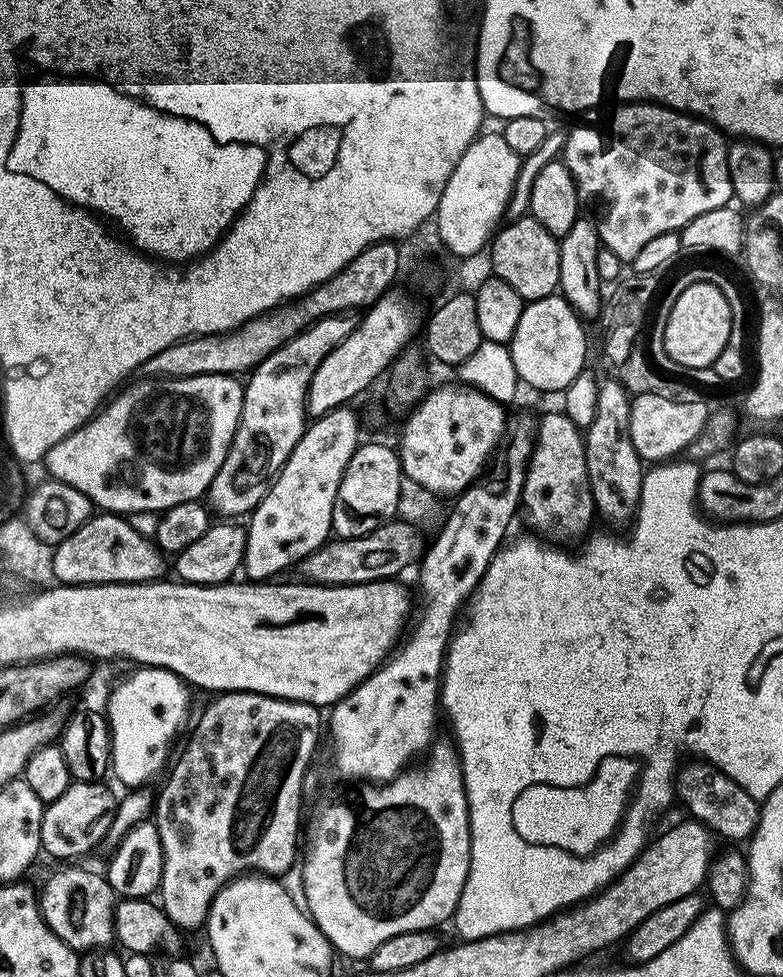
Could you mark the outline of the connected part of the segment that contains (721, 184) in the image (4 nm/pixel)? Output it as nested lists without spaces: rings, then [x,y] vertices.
[[[624,102],[613,108],[616,108],[613,112],[601,111],[599,113],[601,116],[597,120],[588,120],[585,124],[578,125],[577,128],[567,129],[562,159],[576,183],[581,209],[587,213],[592,225],[596,227],[601,245],[609,248],[614,254],[618,254],[621,262],[630,262],[638,254],[638,250],[642,250],[642,246],[650,242],[650,238],[658,238],[658,234],[667,232],[679,232],[691,220],[698,218],[698,214],[706,214],[706,210],[718,210],[733,199],[728,173],[728,144],[725,133],[721,132],[715,124],[709,124],[708,121],[701,120],[699,116],[690,116],[686,112],[675,112],[674,109],[665,108],[662,104]]]

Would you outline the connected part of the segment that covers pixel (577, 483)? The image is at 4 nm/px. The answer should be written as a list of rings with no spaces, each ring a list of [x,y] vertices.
[[[563,411],[548,412],[541,424],[539,421],[538,439],[532,449],[532,457],[528,460],[527,470],[528,476],[524,480],[522,497],[522,520],[524,516],[525,522],[533,528],[531,531],[544,538],[580,535],[583,537],[589,531],[587,528],[591,526],[592,518],[594,520],[597,515],[594,494],[590,486],[590,474],[586,474],[586,450],[581,429],[577,428],[574,422],[570,422],[570,418],[565,416]]]

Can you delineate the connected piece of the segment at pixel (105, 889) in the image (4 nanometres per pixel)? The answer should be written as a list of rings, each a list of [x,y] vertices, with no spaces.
[[[60,866],[44,880],[44,889],[38,892],[40,909],[44,920],[54,930],[62,942],[66,942],[77,953],[83,954],[93,950],[104,950],[115,941],[114,910],[118,899],[110,886],[107,875],[91,872],[88,868]]]

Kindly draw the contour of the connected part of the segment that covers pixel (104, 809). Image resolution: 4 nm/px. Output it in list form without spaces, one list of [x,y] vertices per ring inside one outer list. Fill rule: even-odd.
[[[77,780],[68,785],[66,794],[46,805],[40,831],[40,847],[45,853],[57,856],[60,862],[72,862],[75,856],[86,855],[95,844],[103,841],[110,830],[110,822],[114,822],[118,803],[117,793],[112,793],[106,785],[98,780]]]

